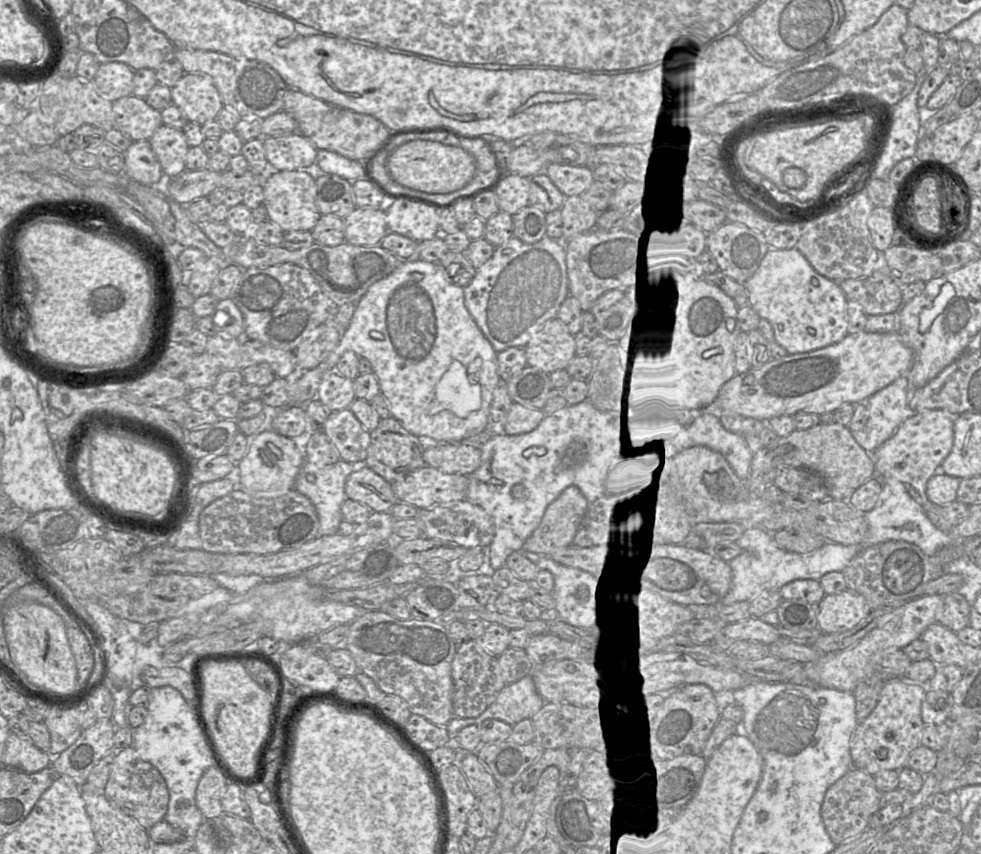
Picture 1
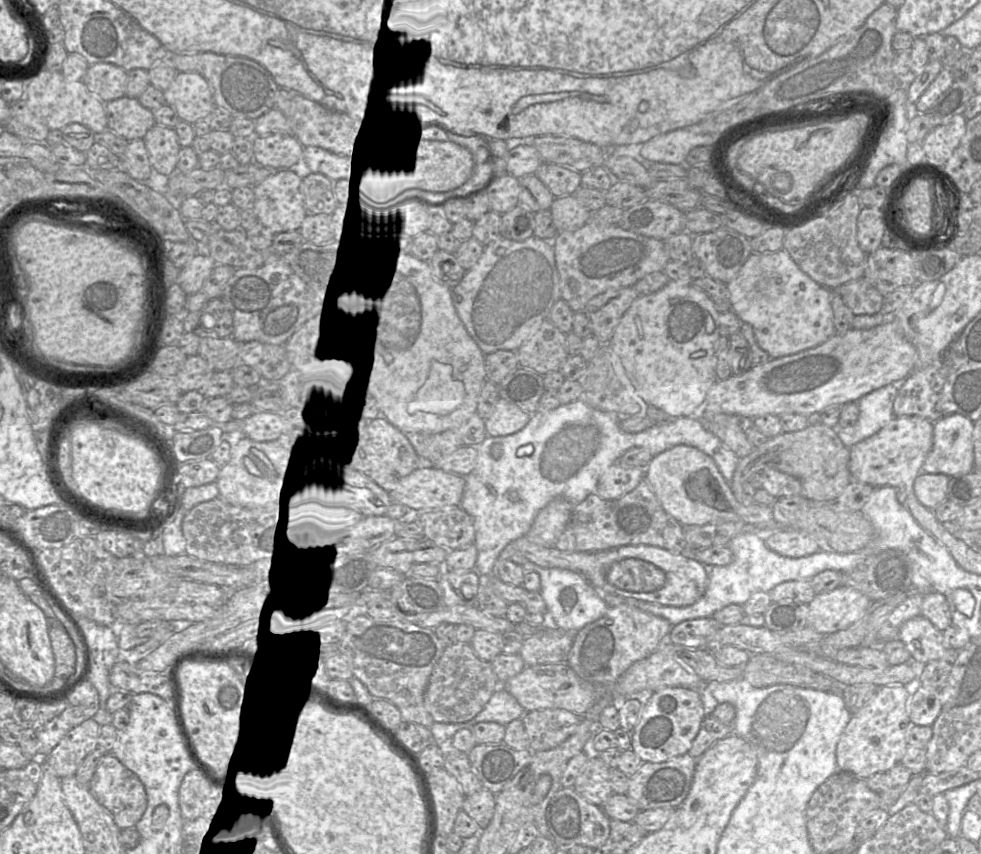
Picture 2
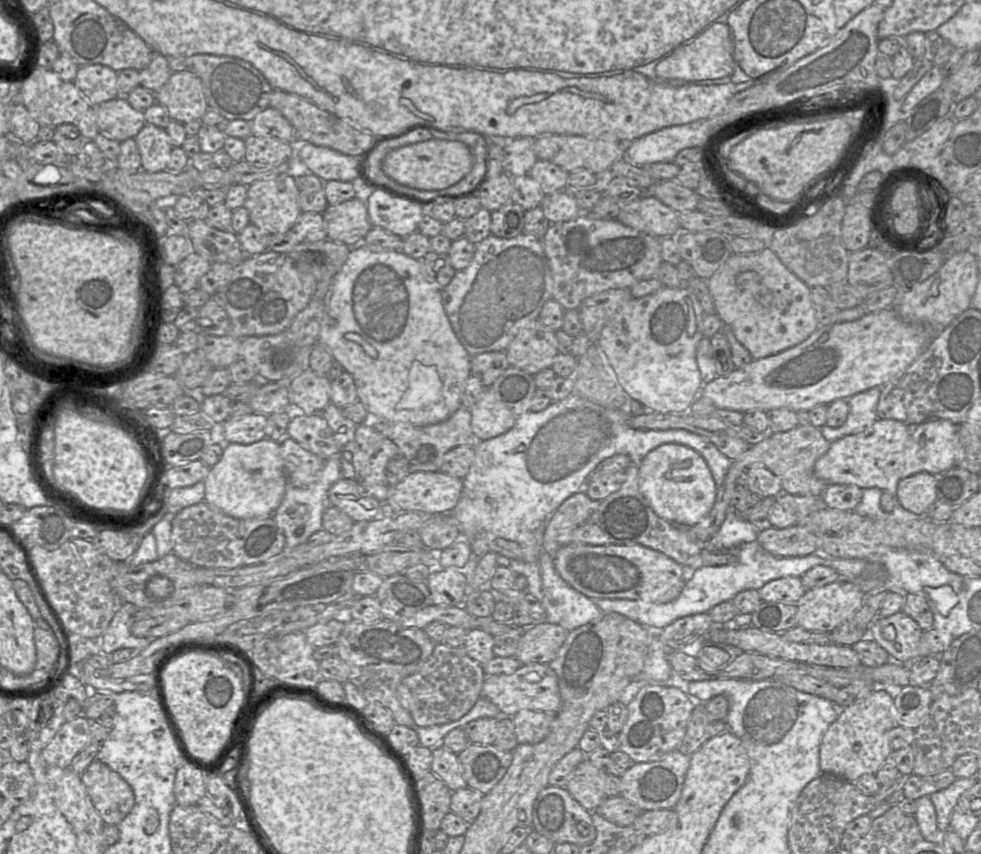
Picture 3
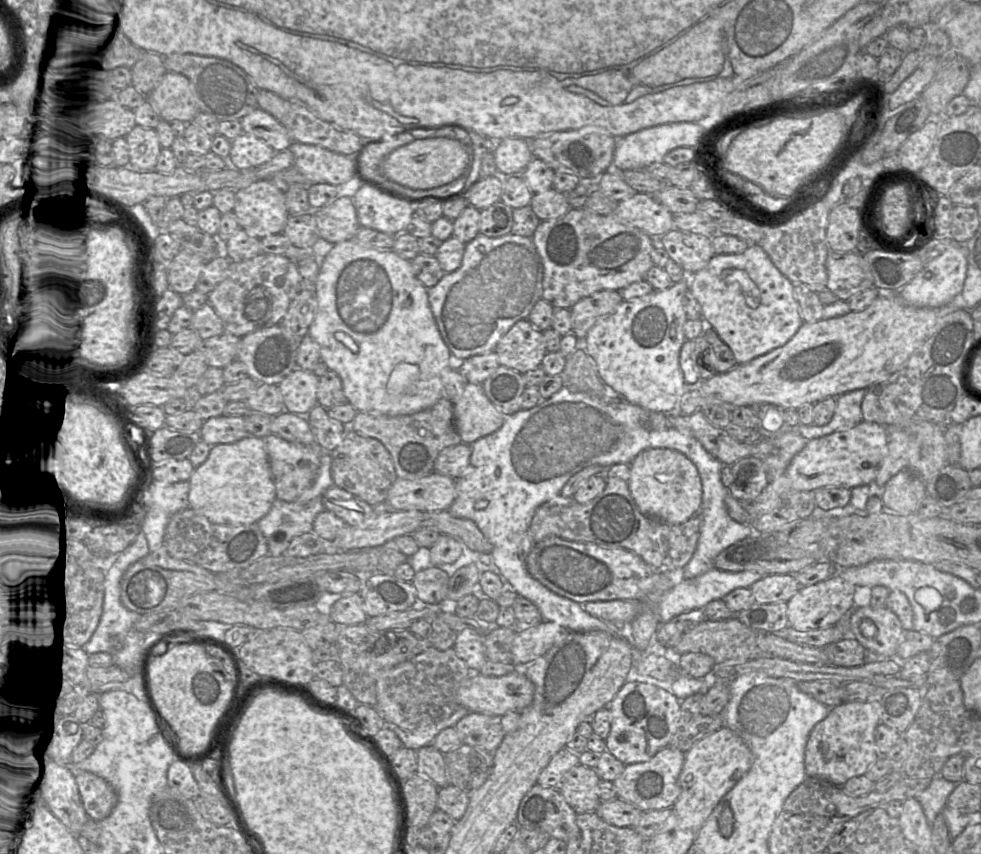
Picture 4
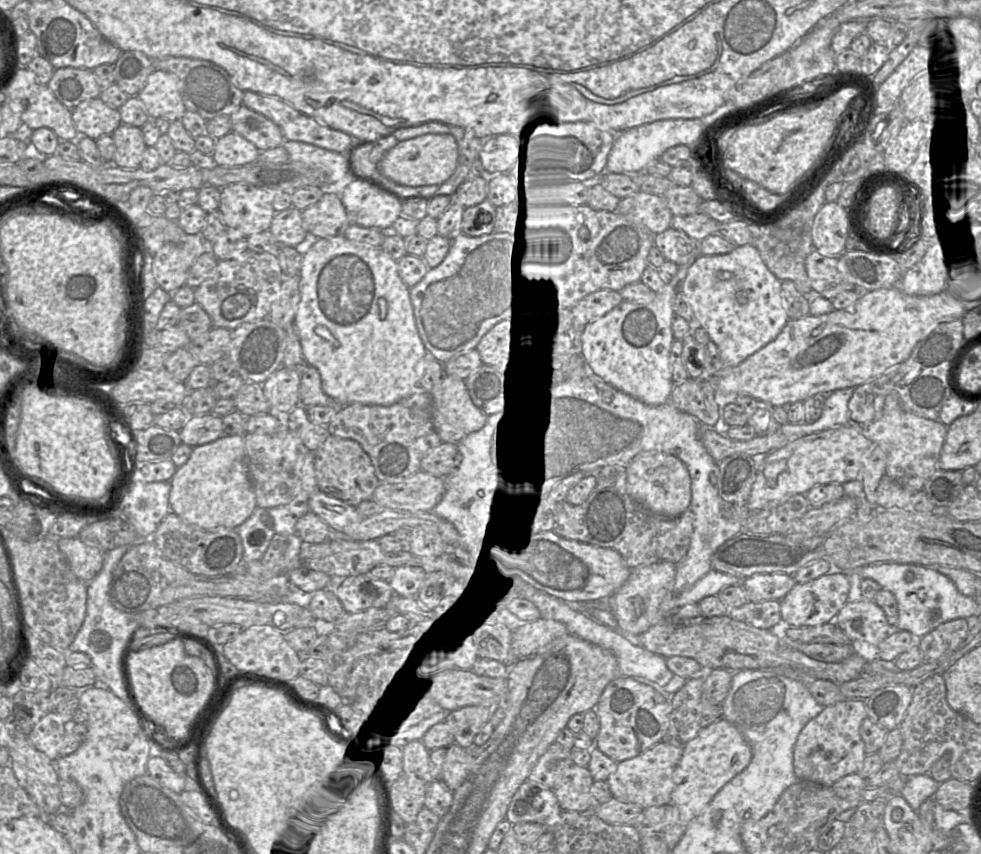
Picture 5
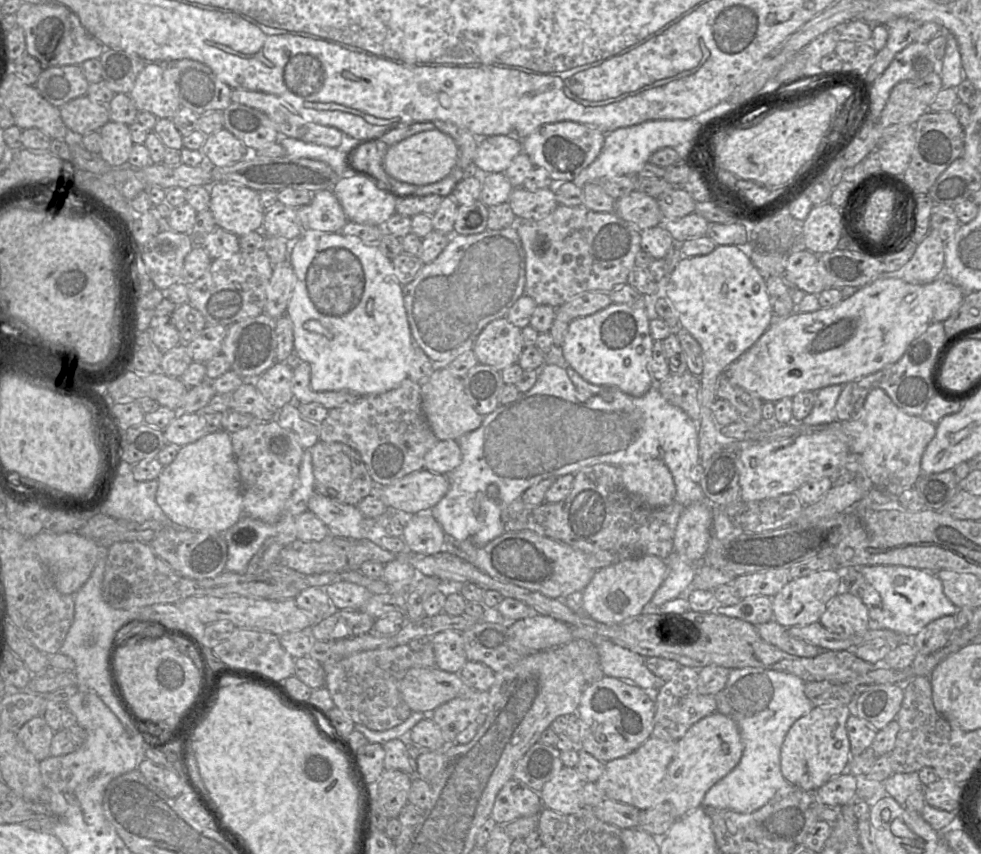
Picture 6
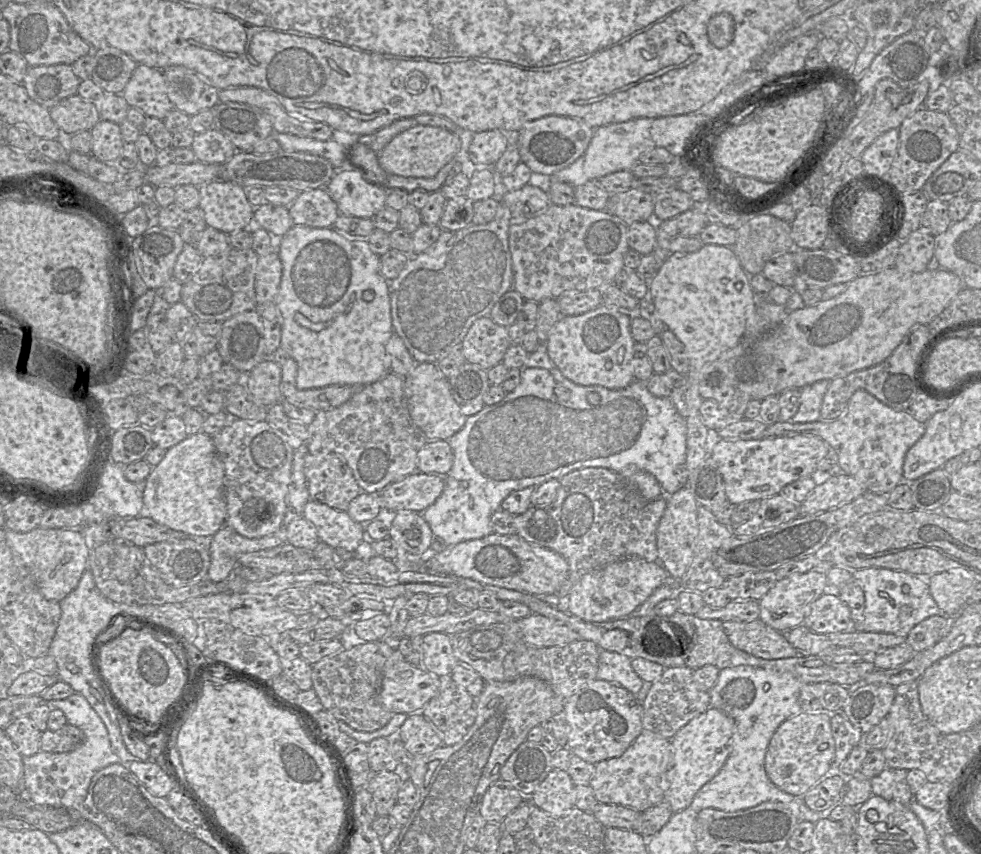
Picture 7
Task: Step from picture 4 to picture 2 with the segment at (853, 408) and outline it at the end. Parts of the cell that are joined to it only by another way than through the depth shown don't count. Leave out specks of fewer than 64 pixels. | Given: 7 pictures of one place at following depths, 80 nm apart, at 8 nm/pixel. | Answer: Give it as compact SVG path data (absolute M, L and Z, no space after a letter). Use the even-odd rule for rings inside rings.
M893 382L866 394L857 401L860 410L857 422L850 427L837 427L837 434L846 447L850 448L871 437L895 417L893 403L900 384L901 382Z

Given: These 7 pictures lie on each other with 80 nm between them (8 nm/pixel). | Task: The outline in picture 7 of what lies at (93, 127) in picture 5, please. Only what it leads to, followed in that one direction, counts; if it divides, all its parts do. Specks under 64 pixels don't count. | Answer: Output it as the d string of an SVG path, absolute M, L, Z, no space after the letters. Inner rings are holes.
M77 94L63 99L49 111L57 127L70 135L91 130L101 120L94 102Z

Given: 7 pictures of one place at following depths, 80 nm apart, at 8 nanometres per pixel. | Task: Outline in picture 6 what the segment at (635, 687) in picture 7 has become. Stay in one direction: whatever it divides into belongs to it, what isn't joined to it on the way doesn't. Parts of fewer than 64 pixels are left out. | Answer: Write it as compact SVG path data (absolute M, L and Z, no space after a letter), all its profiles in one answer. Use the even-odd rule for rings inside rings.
M591 626L572 627L576 639L592 642L598 649L603 674L640 687L659 689L666 681L655 676L646 666L646 658L596 634Z

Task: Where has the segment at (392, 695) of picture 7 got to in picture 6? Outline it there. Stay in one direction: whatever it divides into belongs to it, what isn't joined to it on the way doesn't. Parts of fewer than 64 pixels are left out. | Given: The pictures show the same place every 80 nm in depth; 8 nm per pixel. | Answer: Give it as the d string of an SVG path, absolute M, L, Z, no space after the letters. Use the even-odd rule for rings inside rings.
M437 667L411 668L402 677L399 691L412 712L431 714L436 708L473 690L458 673Z

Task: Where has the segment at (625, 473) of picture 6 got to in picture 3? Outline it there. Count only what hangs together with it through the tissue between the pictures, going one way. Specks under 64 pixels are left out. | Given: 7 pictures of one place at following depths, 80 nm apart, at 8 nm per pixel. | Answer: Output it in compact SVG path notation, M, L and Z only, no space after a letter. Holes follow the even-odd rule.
M663 444L651 450L637 466L639 490L659 517L673 524L693 526L713 508L718 486L696 450L682 444Z

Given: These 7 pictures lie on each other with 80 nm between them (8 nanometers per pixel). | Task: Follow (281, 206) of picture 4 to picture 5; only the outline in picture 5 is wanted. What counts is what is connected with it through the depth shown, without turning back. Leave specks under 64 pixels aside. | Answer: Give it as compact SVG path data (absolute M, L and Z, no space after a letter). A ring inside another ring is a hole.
M234 183L221 189L219 215L228 230L236 230L245 236L269 231L276 211L272 205L272 193L247 183Z

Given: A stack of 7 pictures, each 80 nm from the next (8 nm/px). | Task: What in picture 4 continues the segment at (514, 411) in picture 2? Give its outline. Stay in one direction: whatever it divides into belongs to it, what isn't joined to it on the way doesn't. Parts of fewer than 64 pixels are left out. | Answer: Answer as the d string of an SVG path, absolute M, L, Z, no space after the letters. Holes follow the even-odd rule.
M467 382L461 396L453 403L454 426L461 443L470 445L497 431L505 418L487 398L481 384Z

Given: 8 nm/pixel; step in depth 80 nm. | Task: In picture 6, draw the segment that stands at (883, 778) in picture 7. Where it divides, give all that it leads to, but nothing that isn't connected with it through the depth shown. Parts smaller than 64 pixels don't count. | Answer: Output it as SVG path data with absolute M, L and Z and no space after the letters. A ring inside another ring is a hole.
M893 773L882 784L886 794L897 803L907 810L921 814L926 805L926 786L920 781L918 773Z

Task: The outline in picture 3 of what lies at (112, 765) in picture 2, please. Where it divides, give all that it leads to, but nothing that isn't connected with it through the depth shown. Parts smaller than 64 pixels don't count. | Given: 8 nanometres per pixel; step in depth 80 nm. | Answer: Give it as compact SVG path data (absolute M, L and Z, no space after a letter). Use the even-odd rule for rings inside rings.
M95 759L80 777L105 824L118 825L129 814L134 794L117 772Z

